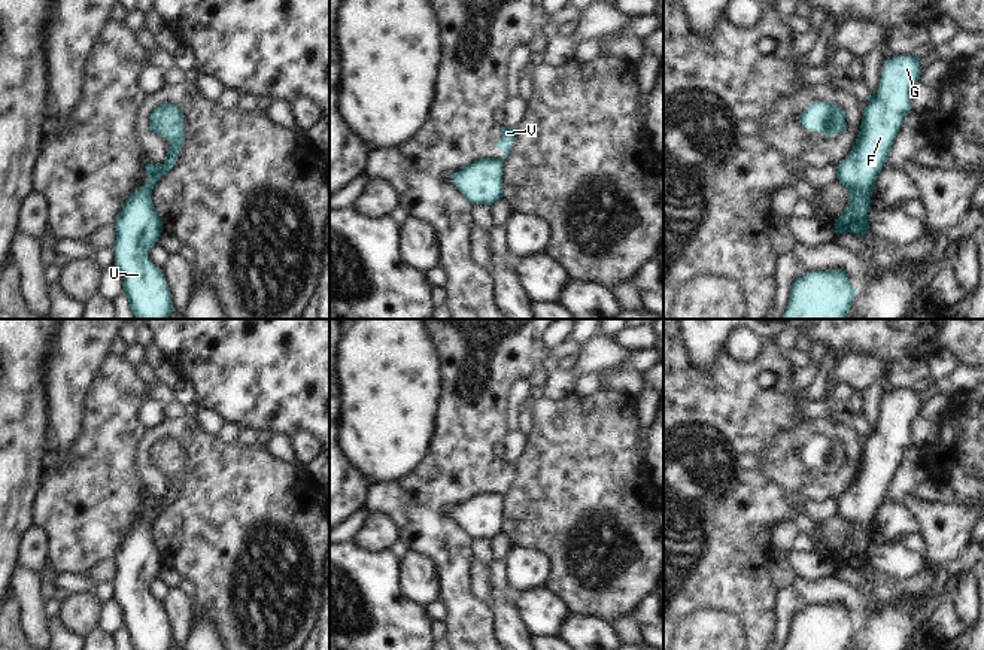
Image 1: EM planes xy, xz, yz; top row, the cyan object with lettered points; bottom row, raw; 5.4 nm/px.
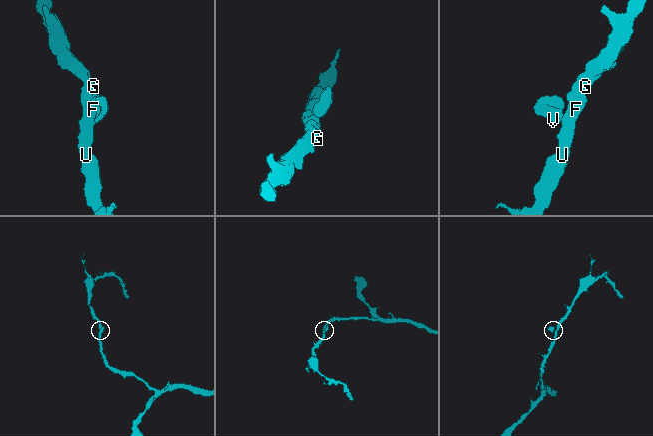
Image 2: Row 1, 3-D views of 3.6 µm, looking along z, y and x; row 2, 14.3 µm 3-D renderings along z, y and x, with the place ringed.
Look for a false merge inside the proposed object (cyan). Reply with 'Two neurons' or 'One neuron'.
Two neurons

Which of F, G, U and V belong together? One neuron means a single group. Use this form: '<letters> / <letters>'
F G U / V

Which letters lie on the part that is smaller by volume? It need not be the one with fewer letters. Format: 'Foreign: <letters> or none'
Foreign: V

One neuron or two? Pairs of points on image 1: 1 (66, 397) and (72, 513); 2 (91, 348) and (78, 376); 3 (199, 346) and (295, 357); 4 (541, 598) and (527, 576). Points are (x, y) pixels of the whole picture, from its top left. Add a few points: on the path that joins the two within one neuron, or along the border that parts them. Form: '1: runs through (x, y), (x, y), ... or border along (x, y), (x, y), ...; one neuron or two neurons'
1: border along (82, 418), (69, 459), (55, 473); two neurons
2: runs through (84, 355), (78, 361), (78, 368); one neuron
3: runs through (222, 351), (272, 351); one neuron
4: border along (543, 585), (525, 589), (515, 597); two neurons

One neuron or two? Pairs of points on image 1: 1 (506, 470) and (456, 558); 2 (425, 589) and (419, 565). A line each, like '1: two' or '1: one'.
1: one
2: one

